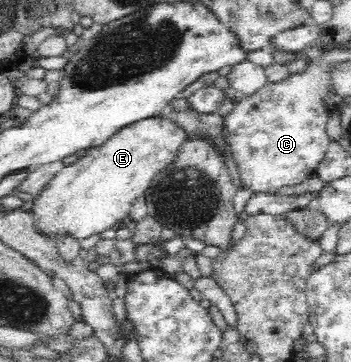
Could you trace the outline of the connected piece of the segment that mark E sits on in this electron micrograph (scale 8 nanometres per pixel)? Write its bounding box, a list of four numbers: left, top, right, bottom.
[28,116,188,243]

